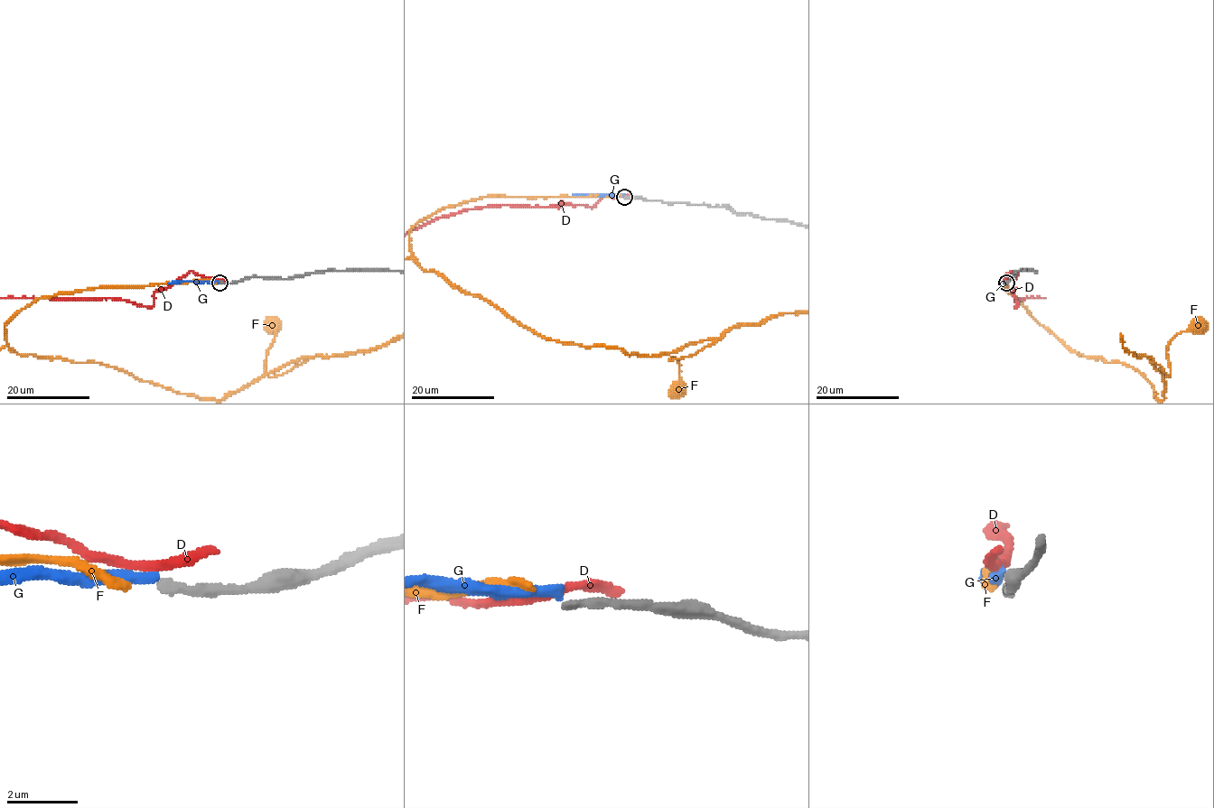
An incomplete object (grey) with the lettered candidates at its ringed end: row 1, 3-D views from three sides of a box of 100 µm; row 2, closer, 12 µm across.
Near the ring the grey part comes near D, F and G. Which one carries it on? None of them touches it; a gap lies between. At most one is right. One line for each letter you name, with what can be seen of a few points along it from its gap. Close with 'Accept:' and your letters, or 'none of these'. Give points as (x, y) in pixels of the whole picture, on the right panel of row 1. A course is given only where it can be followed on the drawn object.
Accept: none of these

